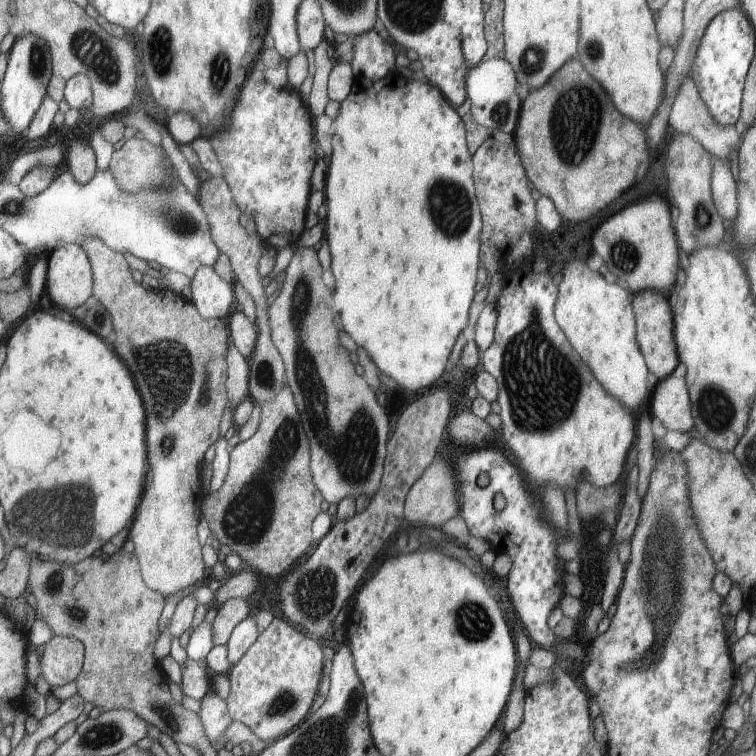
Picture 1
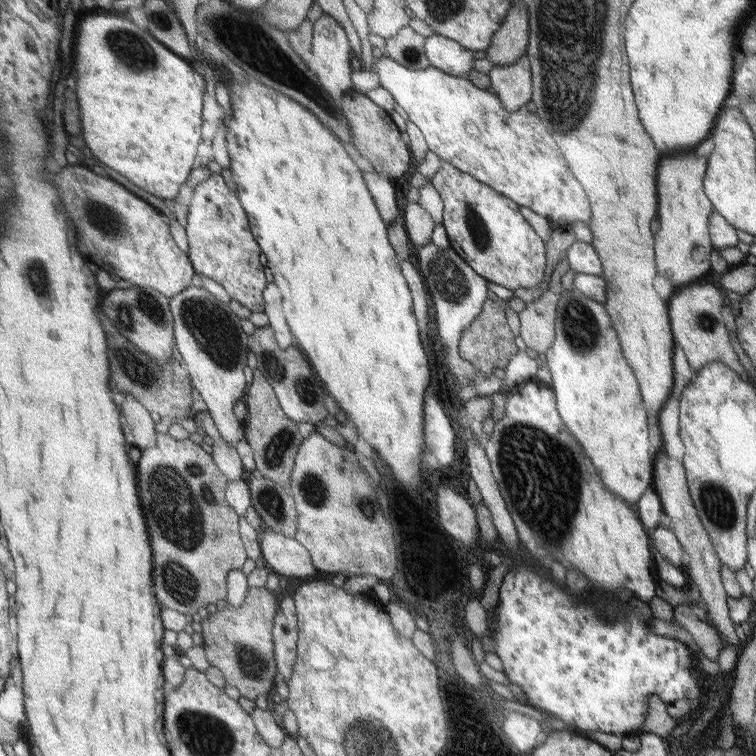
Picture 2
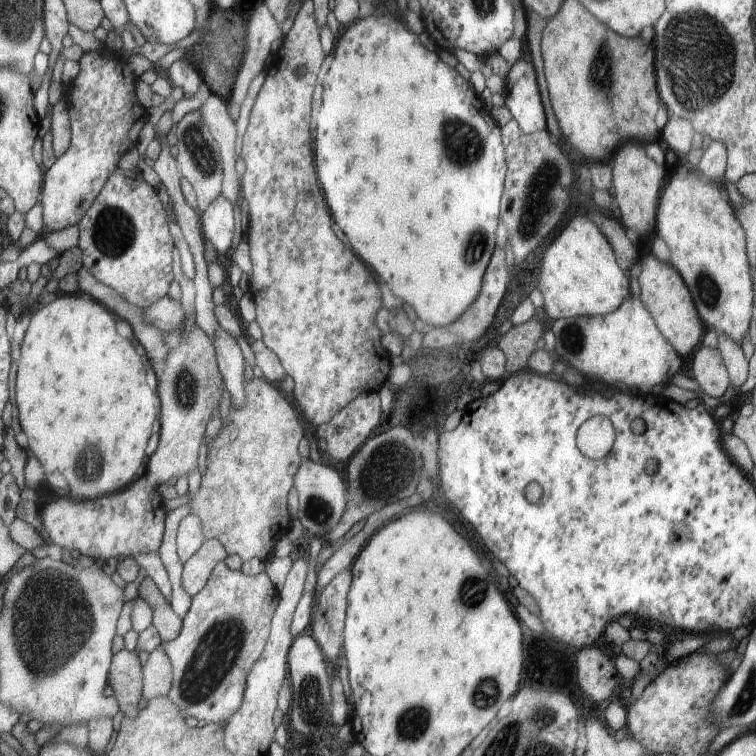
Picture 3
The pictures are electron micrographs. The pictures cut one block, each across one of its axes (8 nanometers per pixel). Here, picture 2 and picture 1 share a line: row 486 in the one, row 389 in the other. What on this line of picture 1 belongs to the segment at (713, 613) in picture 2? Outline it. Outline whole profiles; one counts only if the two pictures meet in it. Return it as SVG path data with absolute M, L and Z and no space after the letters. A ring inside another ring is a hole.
M685 377L660 379L653 386L648 412L656 416L667 431L685 432L694 426L690 395Z

